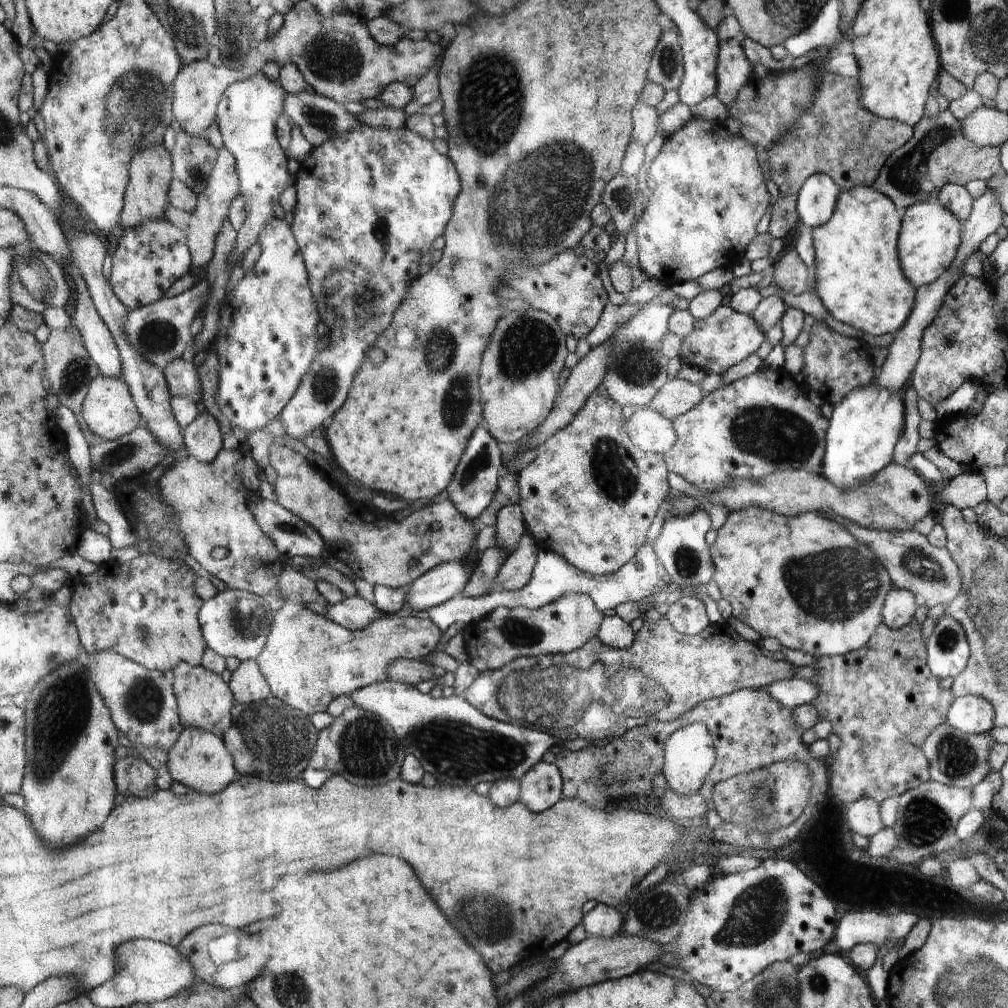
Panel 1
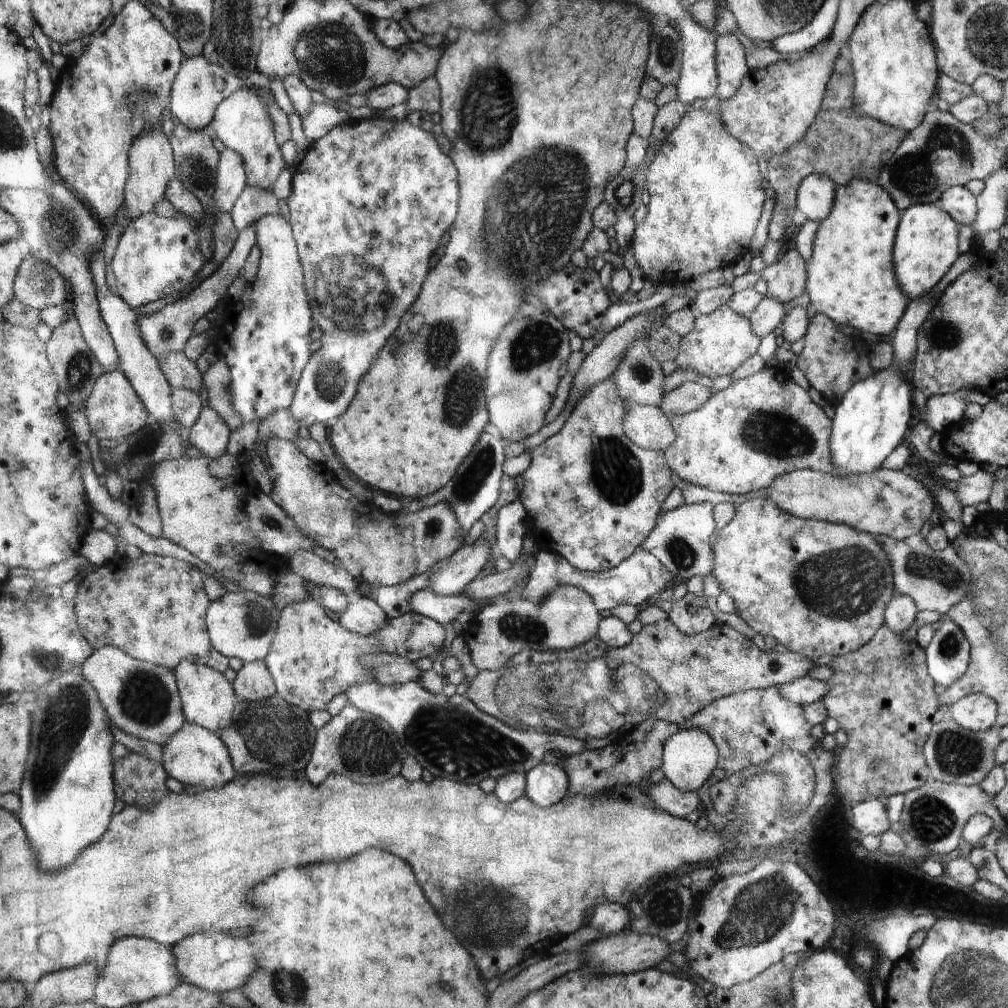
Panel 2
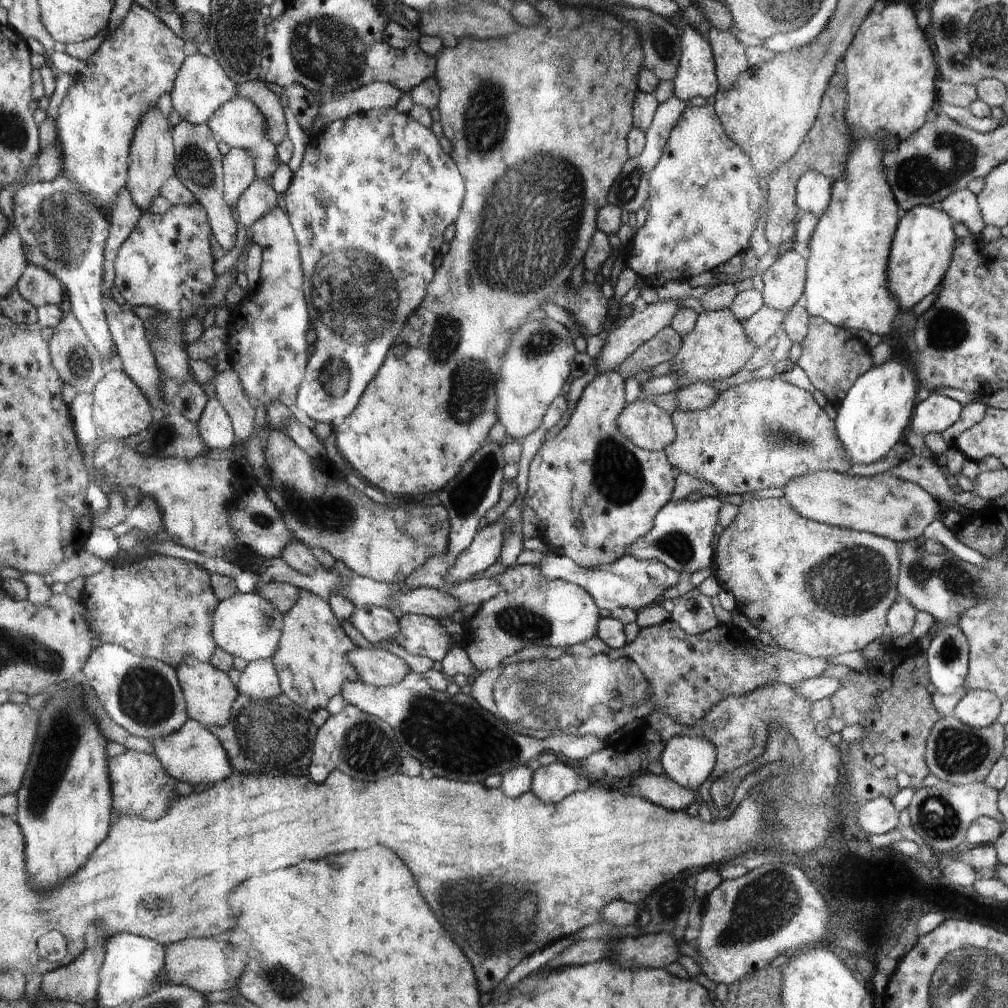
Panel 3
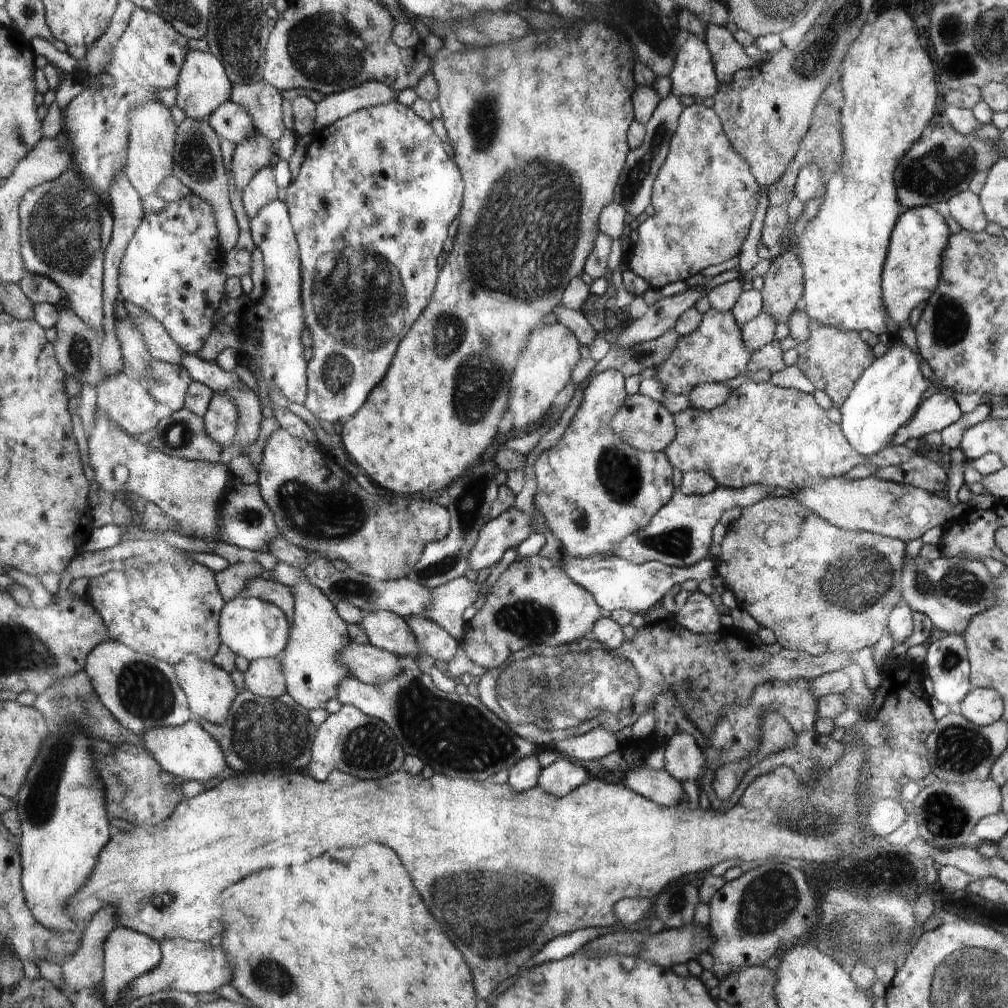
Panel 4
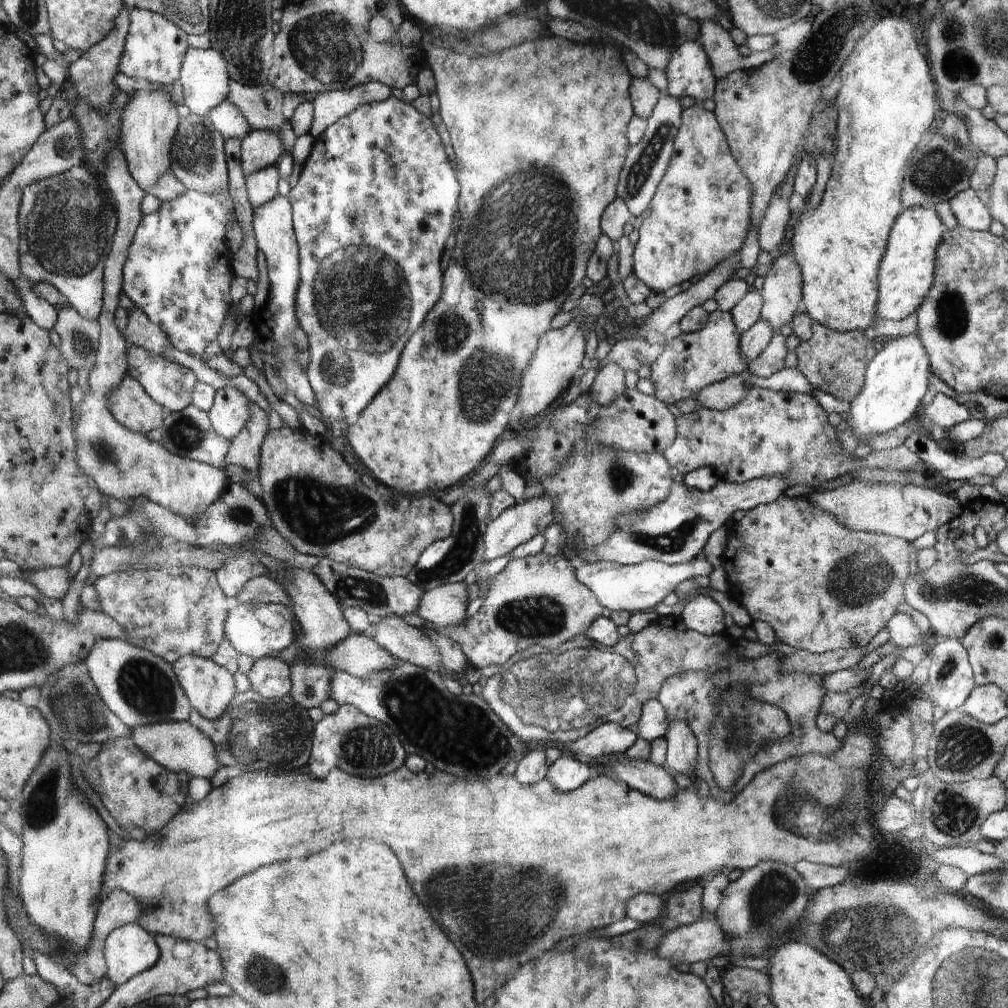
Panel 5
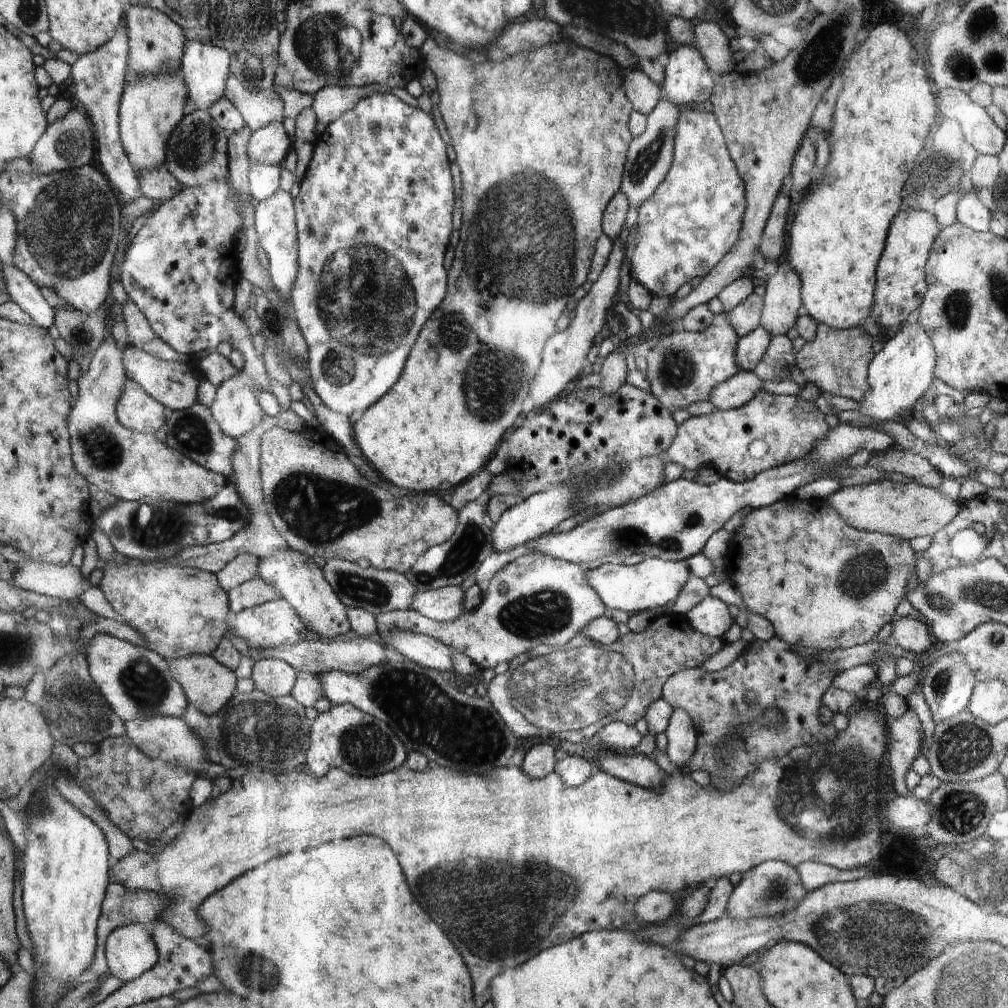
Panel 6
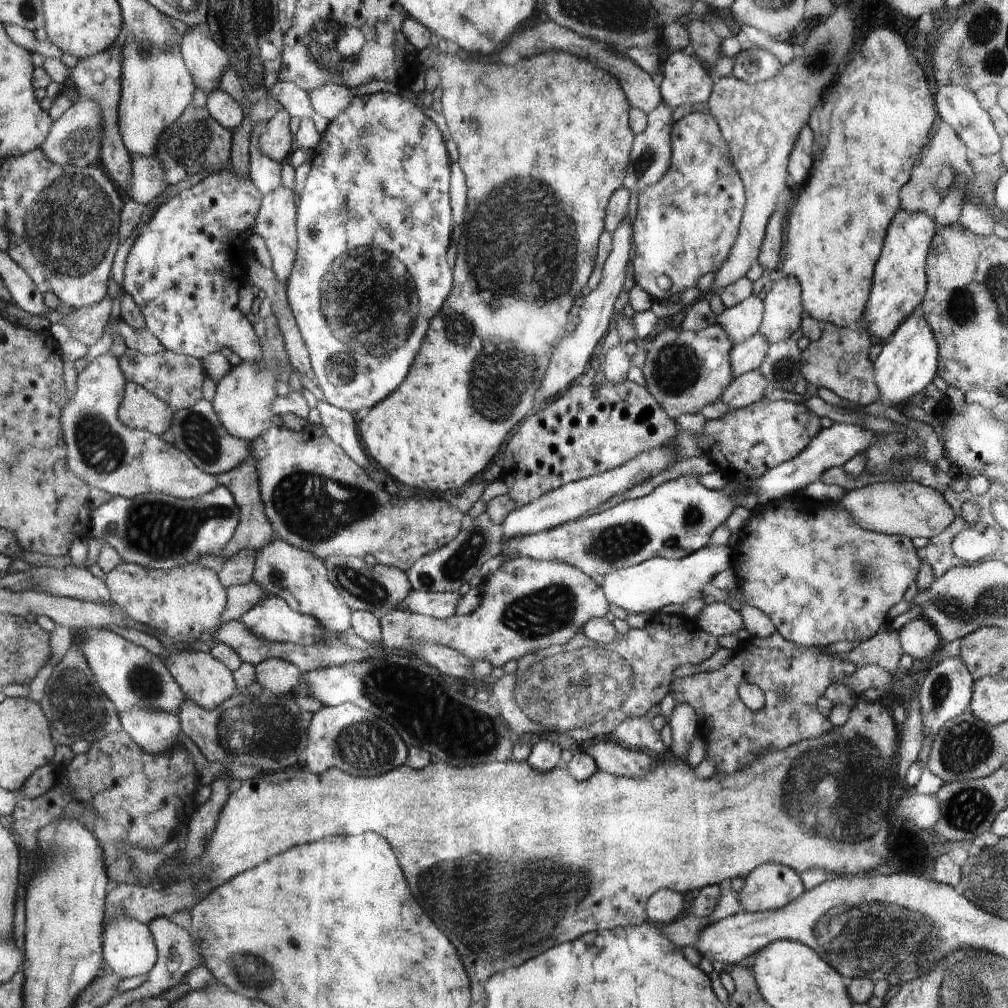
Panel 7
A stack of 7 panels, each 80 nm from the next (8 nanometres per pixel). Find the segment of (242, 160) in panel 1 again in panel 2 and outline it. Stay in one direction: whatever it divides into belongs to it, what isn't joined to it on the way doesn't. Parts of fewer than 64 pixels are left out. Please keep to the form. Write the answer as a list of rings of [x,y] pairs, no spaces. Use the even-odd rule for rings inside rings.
[[[244,88],[234,91],[216,110],[210,126],[226,149],[237,152],[244,161],[248,185],[272,191],[276,177],[286,169],[285,160],[274,134],[269,104],[274,103],[268,89]],[[255,223],[244,230],[240,230],[237,243],[233,246],[228,258],[222,262],[219,268],[211,274],[210,277],[200,282],[187,297],[174,301],[173,304],[167,304],[159,312],[154,314],[138,316],[138,324],[141,329],[142,340],[145,341],[149,351],[153,353],[160,362],[169,352],[184,351],[188,340],[192,338],[192,329],[199,318],[206,316],[208,312],[216,309],[216,304],[222,300],[226,294],[228,286],[236,280],[244,270],[245,260],[248,258],[250,251],[257,244]]]

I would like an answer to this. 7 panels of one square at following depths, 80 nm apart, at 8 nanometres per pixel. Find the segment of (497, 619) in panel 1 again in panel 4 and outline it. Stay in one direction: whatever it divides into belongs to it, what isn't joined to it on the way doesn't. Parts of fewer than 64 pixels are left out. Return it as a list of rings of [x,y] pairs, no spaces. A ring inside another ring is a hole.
[[[540,555],[514,561],[497,579],[491,591],[487,594],[486,602],[477,610],[471,621],[464,626],[465,633],[460,640],[467,657],[486,670],[498,668],[509,653],[516,652],[526,646],[545,644],[560,646],[574,642],[586,632],[592,632],[596,620],[600,618],[600,608],[593,593],[588,592],[582,585],[573,581],[561,567],[563,559],[549,559]]]

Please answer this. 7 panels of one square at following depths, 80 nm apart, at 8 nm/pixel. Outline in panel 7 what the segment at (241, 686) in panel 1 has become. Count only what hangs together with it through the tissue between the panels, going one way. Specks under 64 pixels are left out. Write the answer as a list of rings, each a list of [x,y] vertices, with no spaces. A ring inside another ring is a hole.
[[[274,657],[258,663],[255,666],[255,675],[262,688],[268,694],[274,694],[277,697],[293,693],[303,677],[297,665]]]

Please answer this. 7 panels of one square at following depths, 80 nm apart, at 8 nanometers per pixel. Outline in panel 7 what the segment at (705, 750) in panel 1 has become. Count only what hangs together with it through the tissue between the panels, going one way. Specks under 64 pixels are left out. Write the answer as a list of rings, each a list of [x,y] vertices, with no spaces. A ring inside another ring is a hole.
[[[677,703],[669,718],[672,727],[672,746],[668,749],[674,758],[684,760],[689,744],[697,734],[698,716],[695,708],[688,703]]]

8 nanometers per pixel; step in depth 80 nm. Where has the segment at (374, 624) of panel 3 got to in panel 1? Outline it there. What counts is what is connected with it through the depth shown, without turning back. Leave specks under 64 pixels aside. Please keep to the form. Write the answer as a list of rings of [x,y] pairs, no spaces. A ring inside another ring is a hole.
[[[358,594],[345,597],[342,603],[326,605],[326,610],[324,616],[353,631],[369,627],[381,615],[375,604]]]

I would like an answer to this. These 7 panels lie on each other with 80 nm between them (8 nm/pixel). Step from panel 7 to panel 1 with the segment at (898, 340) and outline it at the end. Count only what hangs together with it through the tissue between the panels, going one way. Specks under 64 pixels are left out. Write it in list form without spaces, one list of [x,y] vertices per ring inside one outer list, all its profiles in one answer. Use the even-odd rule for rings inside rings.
[[[876,379],[866,387],[849,392],[834,408],[827,436],[826,456],[821,472],[837,487],[861,485],[893,462],[894,446],[904,428],[905,408],[902,392],[884,388]]]

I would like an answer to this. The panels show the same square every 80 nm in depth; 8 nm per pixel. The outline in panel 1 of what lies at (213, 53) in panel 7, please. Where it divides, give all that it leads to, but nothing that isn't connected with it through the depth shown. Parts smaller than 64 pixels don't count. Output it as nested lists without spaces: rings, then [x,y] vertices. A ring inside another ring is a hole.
[[[206,59],[184,63],[173,84],[175,121],[187,133],[201,135],[216,120],[217,104],[221,102],[228,88],[234,83],[251,79],[259,72],[258,68],[247,65],[240,70],[234,70],[224,65],[217,67]]]

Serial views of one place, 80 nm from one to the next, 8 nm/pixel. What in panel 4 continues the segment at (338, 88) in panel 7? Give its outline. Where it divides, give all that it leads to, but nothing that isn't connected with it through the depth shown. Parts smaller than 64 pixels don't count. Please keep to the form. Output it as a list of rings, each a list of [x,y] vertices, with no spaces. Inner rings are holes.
[[[370,81],[349,88],[348,91],[315,97],[314,132],[330,126],[333,122],[354,111],[381,105],[396,99],[397,93],[380,81]]]

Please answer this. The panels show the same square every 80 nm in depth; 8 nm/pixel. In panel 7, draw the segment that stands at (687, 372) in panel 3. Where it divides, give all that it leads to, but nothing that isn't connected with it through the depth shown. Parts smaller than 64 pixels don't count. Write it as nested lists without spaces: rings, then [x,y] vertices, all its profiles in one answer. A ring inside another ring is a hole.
[[[716,323],[692,332],[672,328],[654,334],[652,340],[641,368],[645,378],[644,386],[653,393],[658,404],[671,418],[676,419],[681,414],[700,413],[709,404],[721,400],[734,379],[729,357],[734,344],[721,325]]]

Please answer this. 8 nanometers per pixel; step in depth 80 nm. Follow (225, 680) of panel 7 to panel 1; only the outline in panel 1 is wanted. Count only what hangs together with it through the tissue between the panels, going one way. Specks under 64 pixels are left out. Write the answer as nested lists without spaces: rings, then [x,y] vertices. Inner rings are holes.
[[[181,663],[173,668],[173,674],[174,690],[183,728],[201,728],[203,731],[214,733],[222,738],[233,726],[232,710],[235,696],[232,696],[229,684],[224,682],[219,674],[202,665]]]

